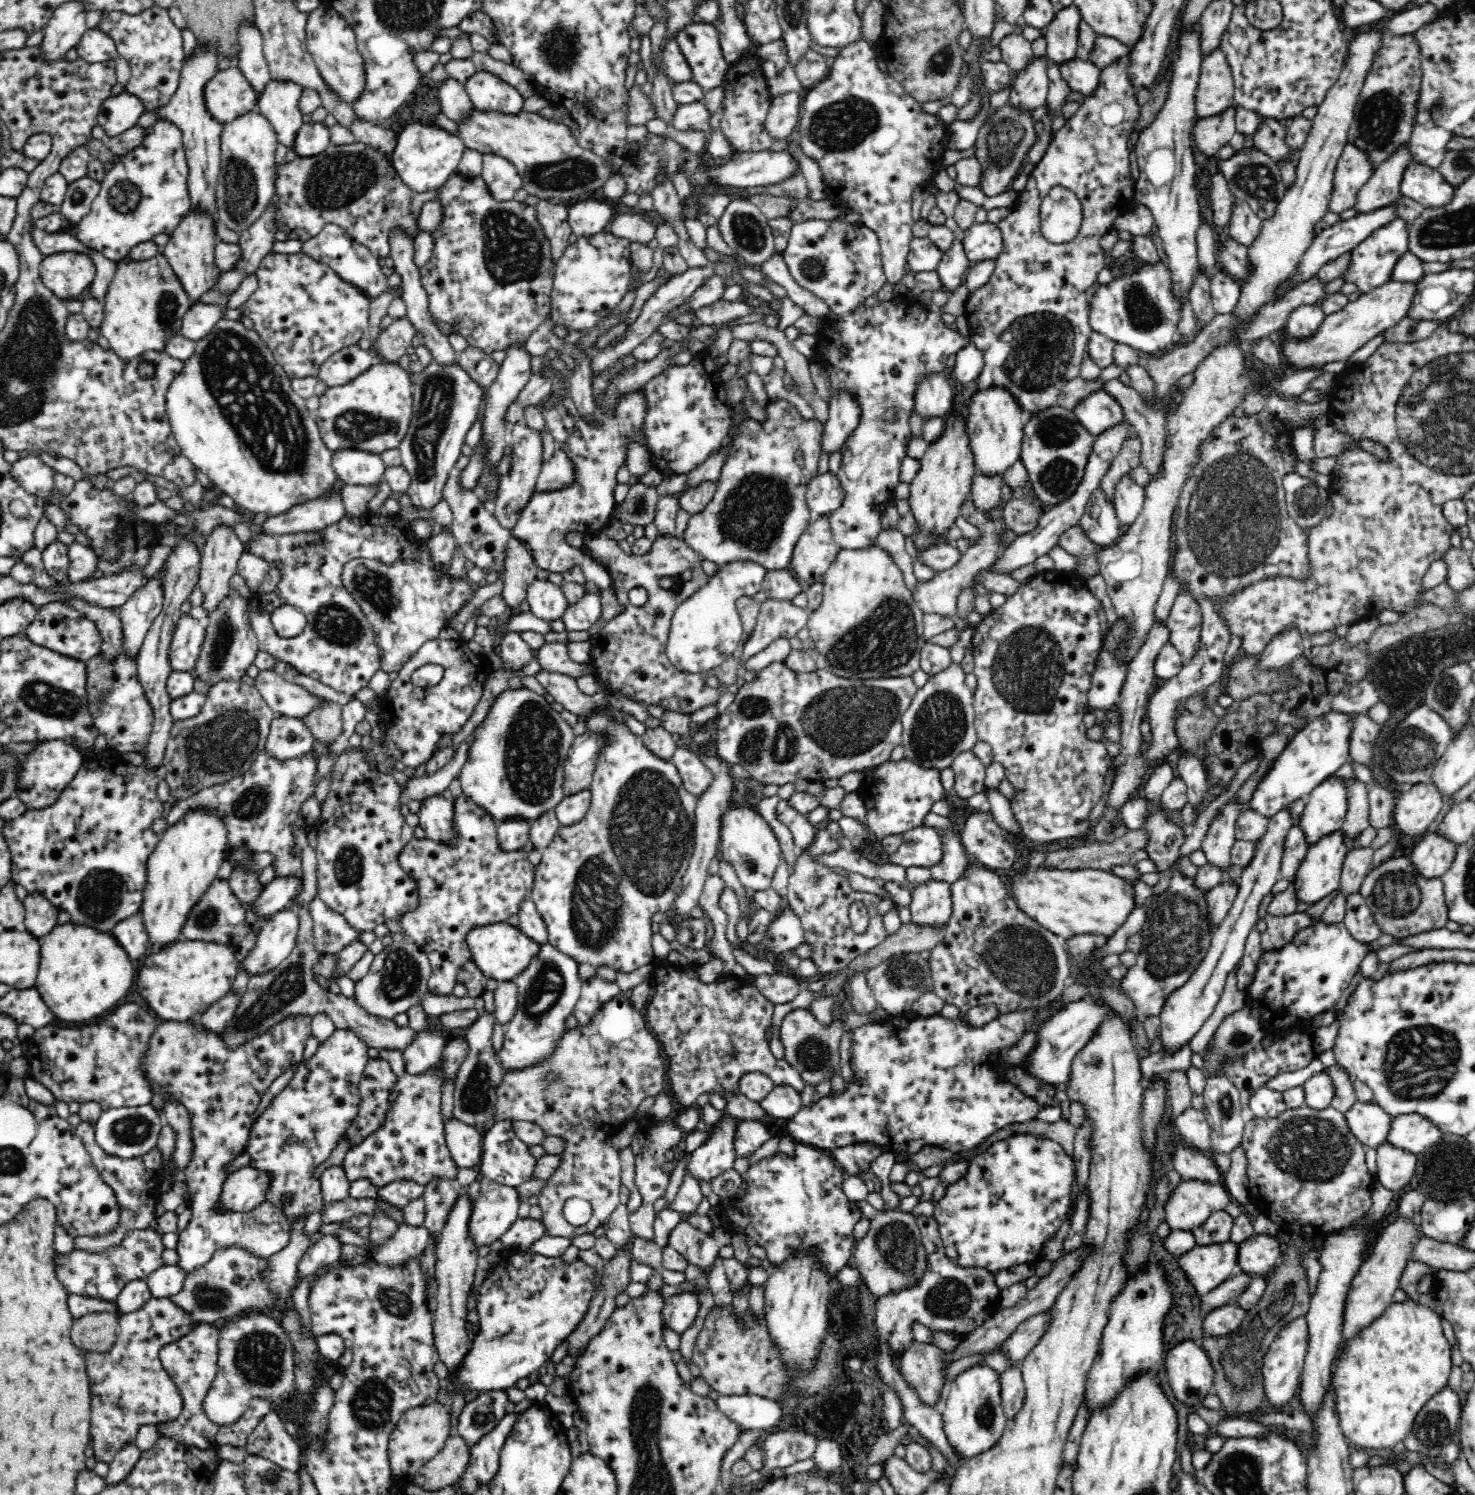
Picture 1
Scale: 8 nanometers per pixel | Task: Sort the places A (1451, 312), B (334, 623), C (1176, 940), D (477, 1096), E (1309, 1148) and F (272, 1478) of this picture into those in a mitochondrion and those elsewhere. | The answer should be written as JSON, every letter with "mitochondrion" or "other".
{"A":"other","B":"mitochondrion","C":"mitochondrion","D":"mitochondrion","E":"mitochondrion","F":"mitochondrion"}

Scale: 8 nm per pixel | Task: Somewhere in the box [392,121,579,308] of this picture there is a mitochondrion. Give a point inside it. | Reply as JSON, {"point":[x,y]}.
{"point":[512,248]}

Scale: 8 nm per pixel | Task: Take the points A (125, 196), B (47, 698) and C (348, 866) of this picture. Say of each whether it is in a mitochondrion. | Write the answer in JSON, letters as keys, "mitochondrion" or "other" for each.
{"A":"mitochondrion","B":"mitochondrion","C":"mitochondrion"}

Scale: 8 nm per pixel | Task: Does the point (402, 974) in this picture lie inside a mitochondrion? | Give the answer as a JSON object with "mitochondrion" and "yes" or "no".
{"mitochondrion":"yes"}

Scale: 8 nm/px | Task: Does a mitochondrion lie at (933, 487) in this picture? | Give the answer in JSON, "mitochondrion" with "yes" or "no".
{"mitochondrion":"no"}

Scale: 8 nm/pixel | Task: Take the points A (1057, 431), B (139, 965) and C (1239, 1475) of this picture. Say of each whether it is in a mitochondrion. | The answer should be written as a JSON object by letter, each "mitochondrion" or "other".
{"A":"mitochondrion","B":"other","C":"mitochondrion"}

